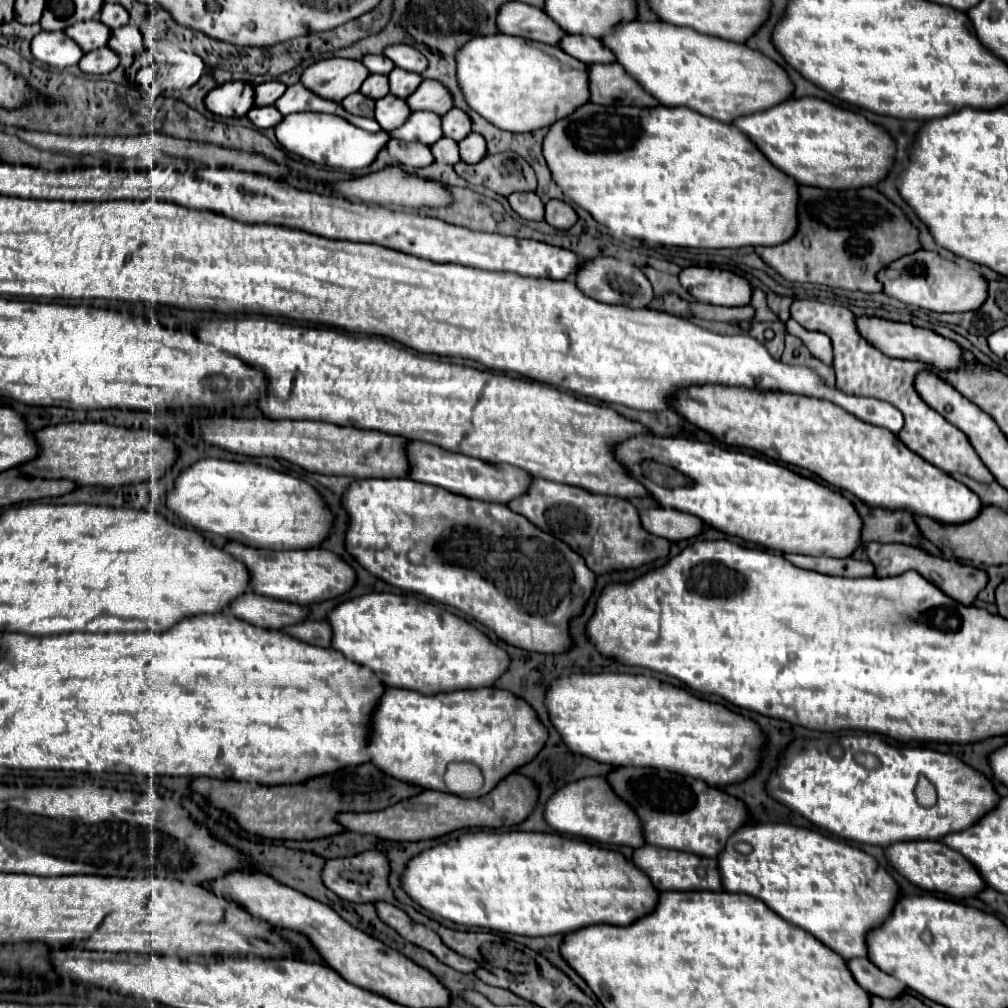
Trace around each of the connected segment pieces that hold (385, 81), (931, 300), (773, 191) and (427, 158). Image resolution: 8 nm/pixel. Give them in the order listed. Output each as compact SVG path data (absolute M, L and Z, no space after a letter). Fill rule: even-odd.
M371 74L363 86L361 86L361 92L373 100L379 100L383 96L389 94L389 78L387 76L377 76L377 74Z
M919 250L899 258L877 276L885 284L885 294L933 312L969 312L981 308L981 304L987 300L987 280L977 268L965 268L929 250Z
M589 102L549 128L543 156L555 184L615 234L667 246L741 248L783 244L795 236L799 226L799 182L775 168L733 124L717 122L689 108L599 106Z
M391 138L387 142L387 150L393 156L393 160L397 164L401 164L407 170L415 170L415 168L425 168L433 162L433 154L431 148L421 144L421 142L403 142L403 140L395 140Z

